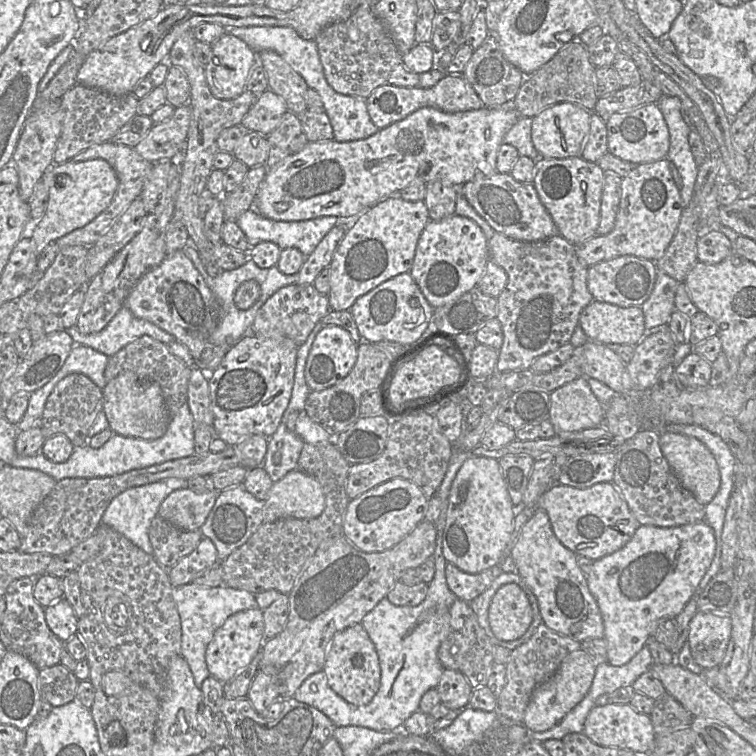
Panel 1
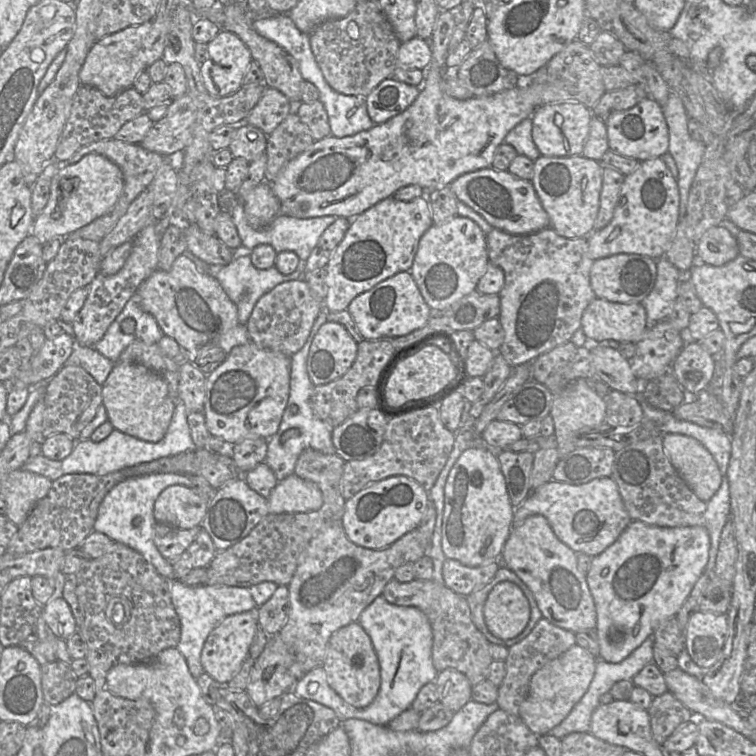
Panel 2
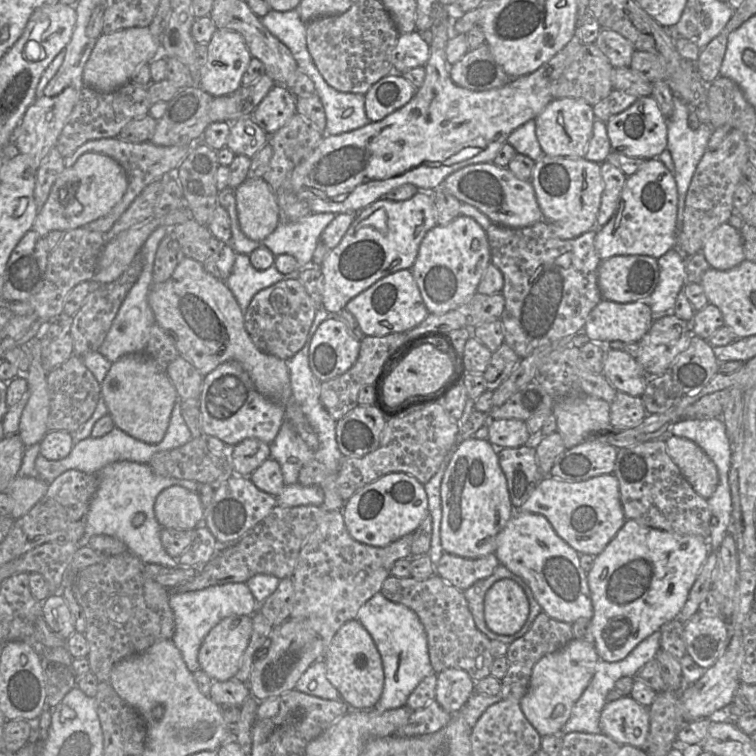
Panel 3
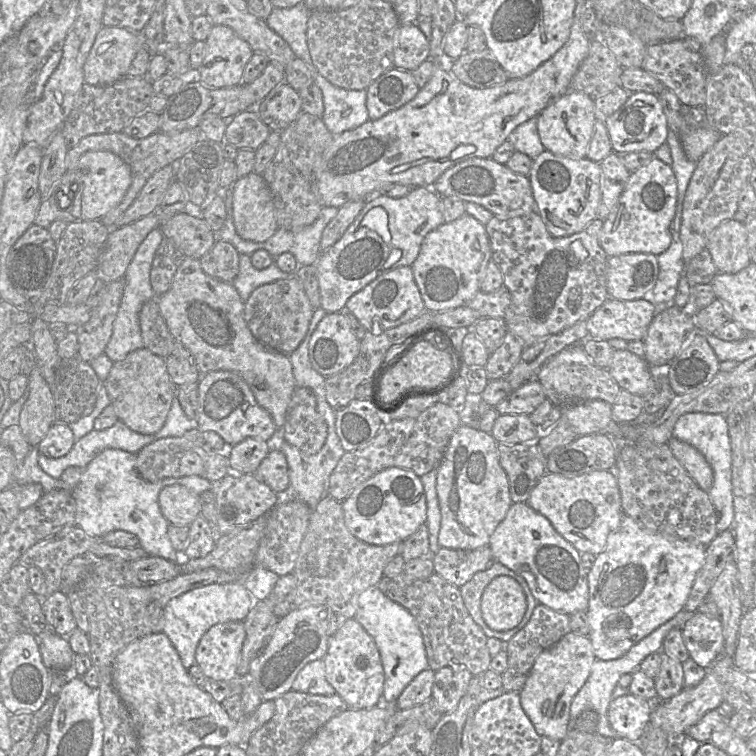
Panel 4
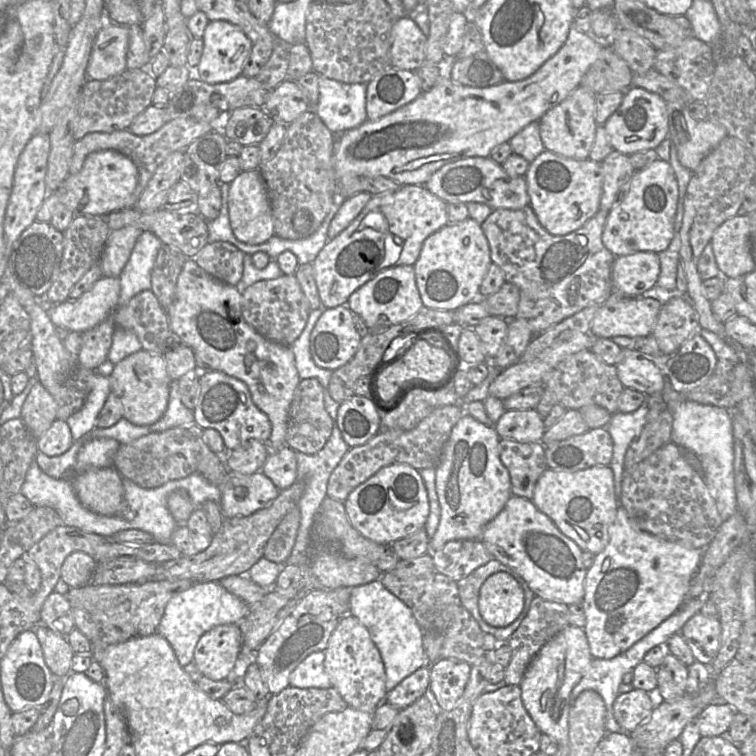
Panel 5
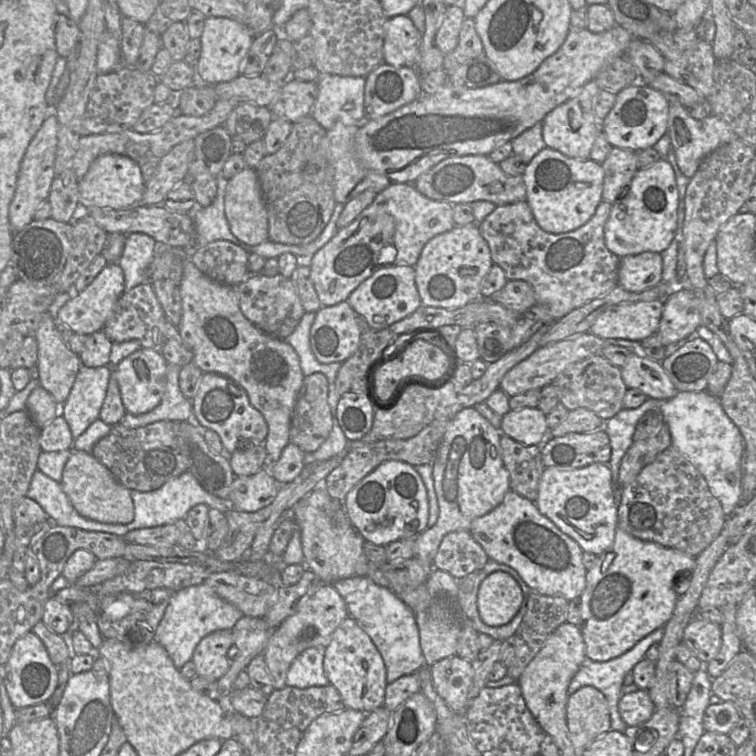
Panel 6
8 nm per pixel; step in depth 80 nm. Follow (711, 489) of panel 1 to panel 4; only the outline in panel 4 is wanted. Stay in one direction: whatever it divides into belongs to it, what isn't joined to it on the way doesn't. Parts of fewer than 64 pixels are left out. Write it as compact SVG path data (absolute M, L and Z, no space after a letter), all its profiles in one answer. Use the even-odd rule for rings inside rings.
M672 437L667 443L673 455L696 484L708 492L713 485L713 470L703 454L692 445L675 437Z

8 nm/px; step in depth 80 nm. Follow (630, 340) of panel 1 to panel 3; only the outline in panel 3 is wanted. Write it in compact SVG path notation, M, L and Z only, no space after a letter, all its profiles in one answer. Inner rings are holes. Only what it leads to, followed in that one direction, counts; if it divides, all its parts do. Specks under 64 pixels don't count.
M602 299L589 313L583 332L593 342L639 342L653 322L646 301L617 303Z

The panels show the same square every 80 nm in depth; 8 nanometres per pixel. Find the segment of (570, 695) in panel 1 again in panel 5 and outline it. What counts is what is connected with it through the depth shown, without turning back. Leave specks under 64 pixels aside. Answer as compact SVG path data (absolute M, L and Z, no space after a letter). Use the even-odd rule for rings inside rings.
M568 625L549 640L534 656L519 685L524 708L542 734L553 738L559 746L569 745L568 716L570 694L589 668L593 659L584 629Z

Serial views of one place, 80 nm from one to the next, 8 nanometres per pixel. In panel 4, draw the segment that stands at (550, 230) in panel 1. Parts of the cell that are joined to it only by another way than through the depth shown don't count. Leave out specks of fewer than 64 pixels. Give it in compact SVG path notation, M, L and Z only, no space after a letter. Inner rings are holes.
M472 158L447 169L434 183L440 197L457 197L464 202L477 203L494 216L509 219L535 211L535 200L528 176L514 173L492 158Z

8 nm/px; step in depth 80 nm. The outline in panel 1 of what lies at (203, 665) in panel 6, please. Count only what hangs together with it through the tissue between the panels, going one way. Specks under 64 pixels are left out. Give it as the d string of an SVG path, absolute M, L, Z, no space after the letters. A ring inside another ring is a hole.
M256 608L231 615L217 629L208 644L205 661L210 675L222 683L228 682L250 664L255 655L261 650L263 643L263 610Z

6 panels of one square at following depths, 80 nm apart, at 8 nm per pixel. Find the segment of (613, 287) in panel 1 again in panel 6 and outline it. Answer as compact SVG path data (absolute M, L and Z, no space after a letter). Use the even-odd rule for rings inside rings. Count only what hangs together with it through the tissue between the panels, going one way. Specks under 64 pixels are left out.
M644 252L621 258L618 285L631 292L654 288L662 282L662 256Z

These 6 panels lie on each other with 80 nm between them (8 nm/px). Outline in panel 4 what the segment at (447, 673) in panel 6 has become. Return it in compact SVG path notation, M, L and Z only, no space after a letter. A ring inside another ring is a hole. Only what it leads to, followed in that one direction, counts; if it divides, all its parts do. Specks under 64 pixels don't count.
M445 666L434 672L431 698L443 715L457 707L472 677L466 667Z

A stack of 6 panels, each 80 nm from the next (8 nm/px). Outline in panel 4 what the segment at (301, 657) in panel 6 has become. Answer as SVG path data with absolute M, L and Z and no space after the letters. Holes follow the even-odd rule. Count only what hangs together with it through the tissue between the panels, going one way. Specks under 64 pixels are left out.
M317 659L305 665L296 676L292 690L316 695L333 695L336 693L327 681L323 659Z

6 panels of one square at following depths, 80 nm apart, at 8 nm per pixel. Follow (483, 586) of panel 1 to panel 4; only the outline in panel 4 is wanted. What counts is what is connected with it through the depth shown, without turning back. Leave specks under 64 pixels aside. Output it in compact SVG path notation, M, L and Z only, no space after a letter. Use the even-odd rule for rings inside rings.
M489 545L471 550L440 547L432 560L434 572L457 587L496 561Z

